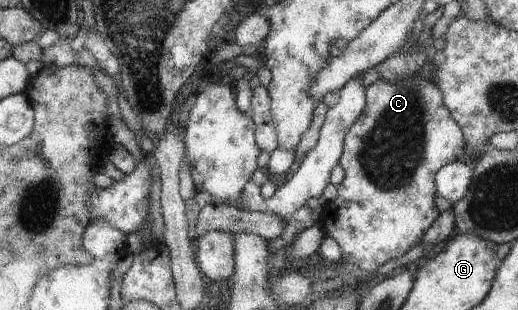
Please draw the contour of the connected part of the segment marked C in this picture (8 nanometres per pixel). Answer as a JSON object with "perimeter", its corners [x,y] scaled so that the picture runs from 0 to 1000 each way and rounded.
{"perimeter":[[[809,223],[797,242],[790,242],[790,248],[770,245],[763,268],[751,268],[732,248],[705,287],[707,348],[693,371],[693,384],[683,397],[683,406],[668,426],[666,458],[660,471],[660,503],[653,526],[666,568],[662,571],[662,584],[651,597],[651,635],[643,648],[629,652],[620,668],[622,681],[616,706],[618,752],[625,761],[637,761],[651,784],[658,813],[656,842],[685,855],[716,887],[722,887],[724,874],[739,852],[774,829],[792,800],[797,800],[811,781],[824,739],[828,739],[846,700],[846,684],[838,661],[840,616],[836,584],[840,558],[851,539],[898,503],[898,461],[890,423],[882,397],[869,377],[863,352],[855,342],[851,294],[836,268],[828,268],[828,261],[820,261],[820,255],[809,248],[807,232]]]}

